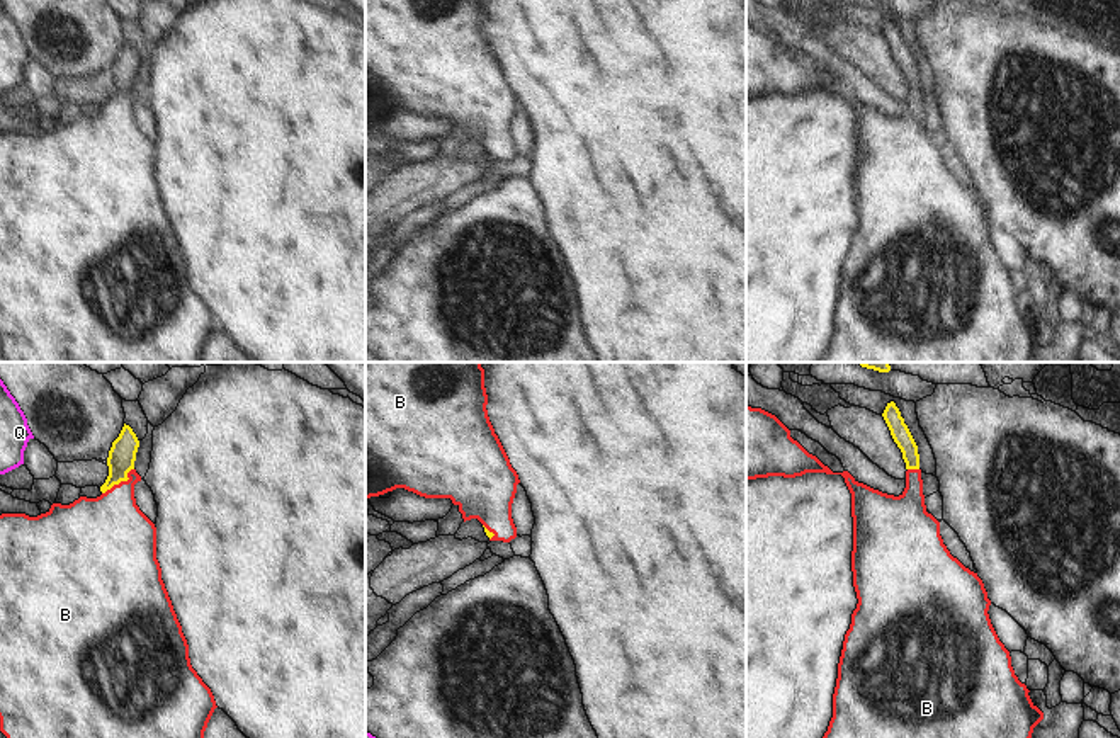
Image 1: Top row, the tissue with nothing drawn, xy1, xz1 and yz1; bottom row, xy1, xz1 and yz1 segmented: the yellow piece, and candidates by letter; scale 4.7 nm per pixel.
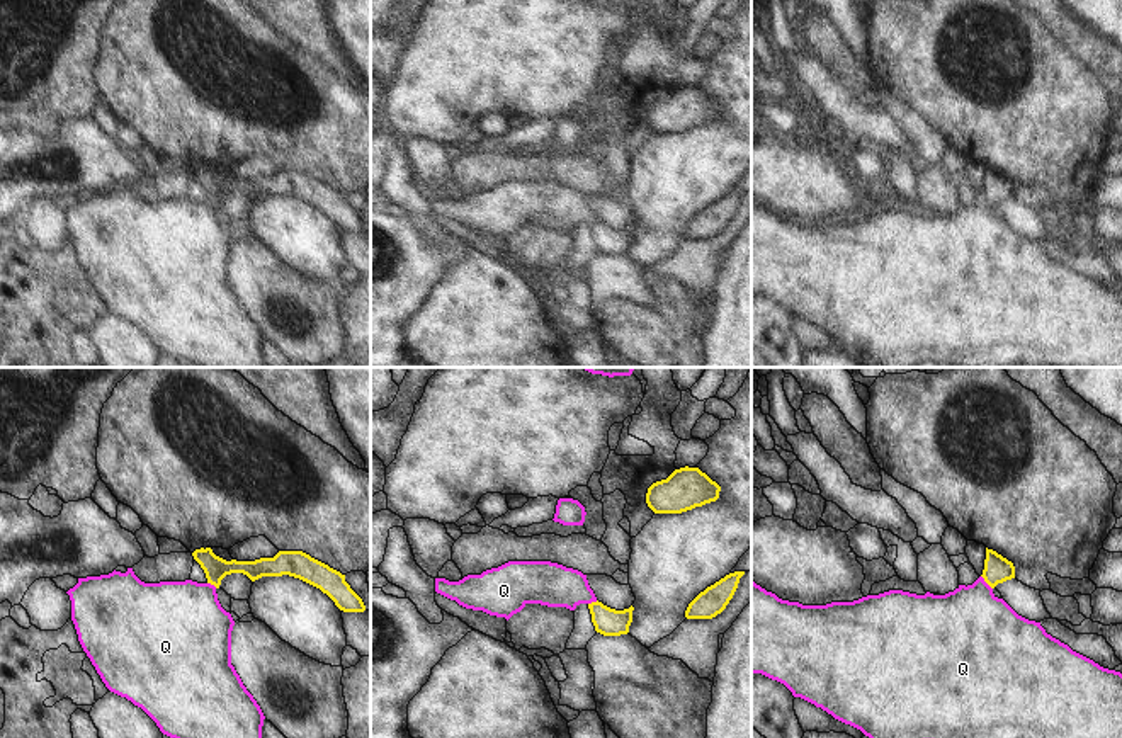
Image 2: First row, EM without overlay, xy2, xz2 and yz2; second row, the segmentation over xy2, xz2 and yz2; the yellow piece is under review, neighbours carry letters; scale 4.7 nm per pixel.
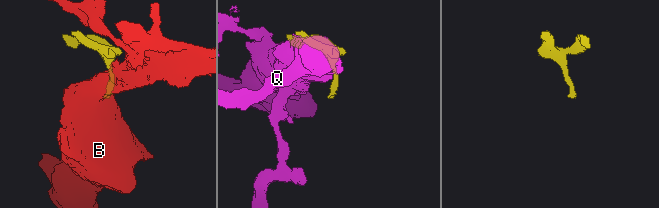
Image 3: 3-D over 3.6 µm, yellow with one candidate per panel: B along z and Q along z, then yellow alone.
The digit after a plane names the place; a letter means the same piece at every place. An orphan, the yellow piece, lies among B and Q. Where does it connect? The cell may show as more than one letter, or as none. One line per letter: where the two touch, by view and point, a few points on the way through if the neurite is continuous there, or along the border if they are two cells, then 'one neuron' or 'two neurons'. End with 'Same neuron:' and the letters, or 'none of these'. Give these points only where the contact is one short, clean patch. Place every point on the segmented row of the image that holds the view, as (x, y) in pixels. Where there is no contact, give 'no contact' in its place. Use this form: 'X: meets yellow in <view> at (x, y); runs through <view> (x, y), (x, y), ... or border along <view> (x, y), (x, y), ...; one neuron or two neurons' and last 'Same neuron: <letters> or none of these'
B: meets yellow in xy1 at (119, 482); runs through xy1 (121, 458), (119, 482), (118, 504), (109, 533); one neuron
Q: meets yellow in yz2 at (985, 580); border along yz2 (981, 575), (991, 589); two neurons
Same neuron: B

